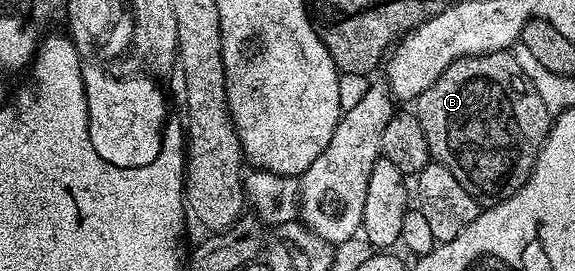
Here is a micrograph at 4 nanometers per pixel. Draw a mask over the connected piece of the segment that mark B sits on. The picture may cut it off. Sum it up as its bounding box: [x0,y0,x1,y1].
[413,50,553,206]

